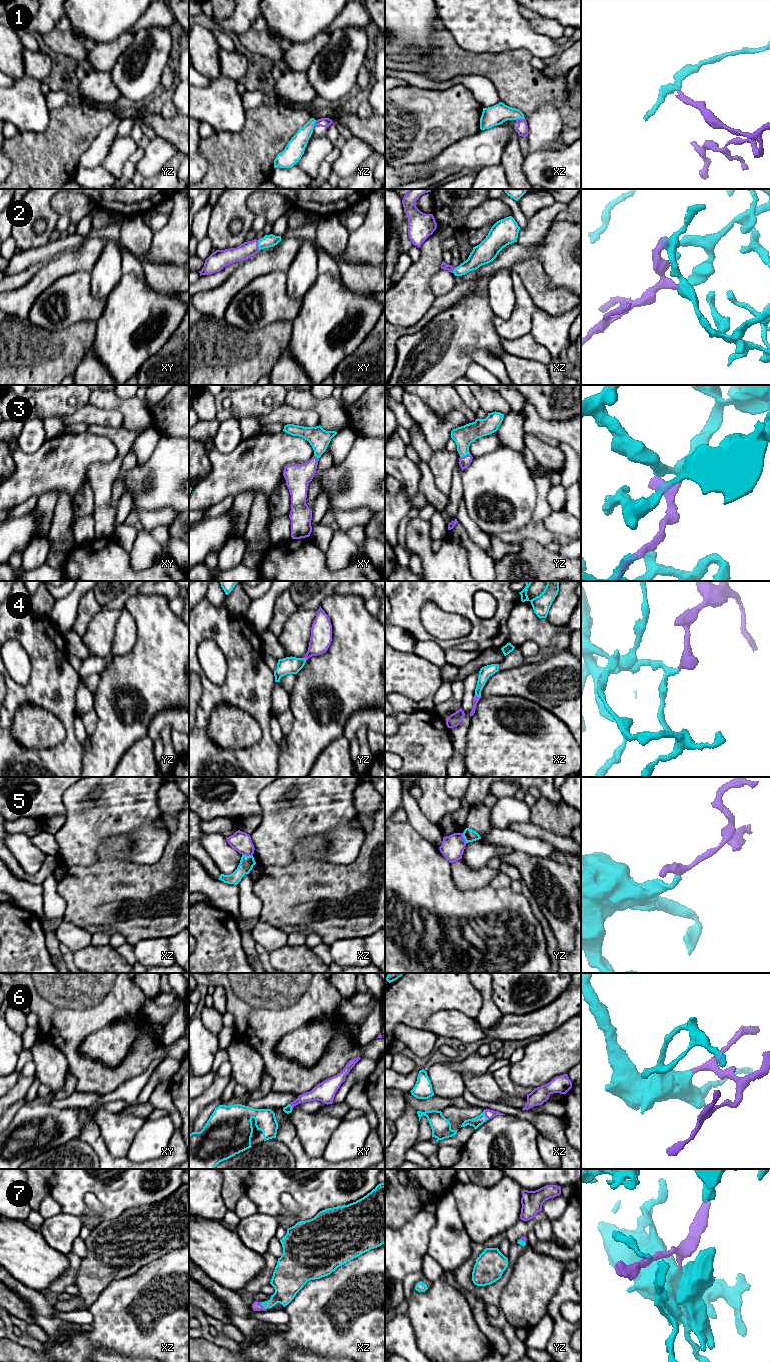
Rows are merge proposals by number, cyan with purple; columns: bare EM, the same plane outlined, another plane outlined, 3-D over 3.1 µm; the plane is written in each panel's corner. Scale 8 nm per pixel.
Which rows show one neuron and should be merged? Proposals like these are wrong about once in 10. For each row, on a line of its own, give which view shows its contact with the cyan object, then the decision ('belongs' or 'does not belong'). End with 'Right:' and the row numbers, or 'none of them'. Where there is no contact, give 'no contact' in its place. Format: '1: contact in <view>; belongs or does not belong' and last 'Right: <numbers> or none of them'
1: contact in xz; does not belong
2: contact in xy; belongs
3: contact in yz; belongs
4: contact in xz; belongs
5: contact in xz; does not belong
6: contact in xz; belongs
7: contact in xz; belongs
Right: 2, 3, 4, 6, 7

